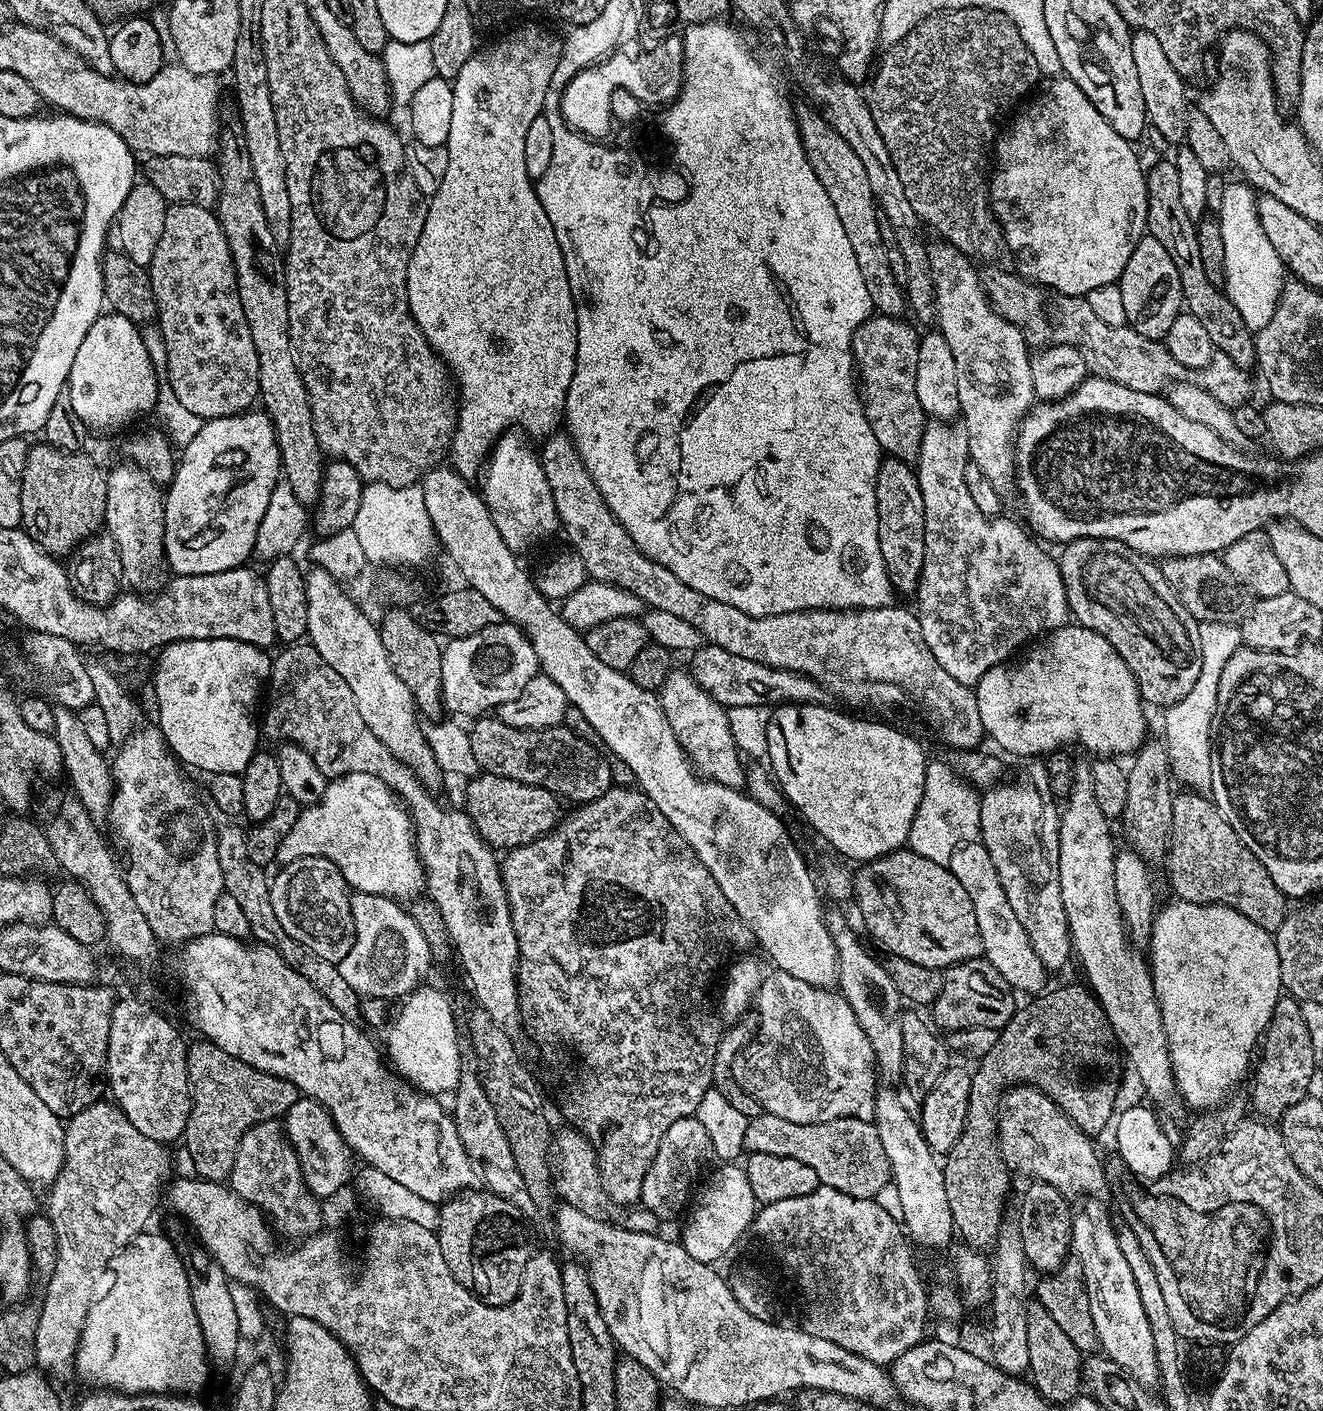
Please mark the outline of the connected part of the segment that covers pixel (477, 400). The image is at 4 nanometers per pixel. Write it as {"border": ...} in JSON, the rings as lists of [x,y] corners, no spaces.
{"border":[[[524,22],[521,28],[505,34],[501,40],[493,44],[477,47],[472,57],[458,70],[456,79],[451,81],[454,90],[454,111],[450,117],[450,134],[446,147],[449,150],[449,162],[442,184],[428,200],[426,226],[422,226],[422,238],[418,238],[418,246],[414,246],[414,254],[410,258],[410,266],[406,270],[406,294],[410,302],[410,314],[414,322],[422,330],[426,342],[448,365],[451,379],[458,389],[458,415],[456,417],[456,432],[452,436],[450,449],[450,467],[463,480],[475,481],[481,475],[486,461],[496,445],[497,440],[517,424],[521,433],[529,437],[547,438],[561,427],[565,419],[564,407],[570,390],[570,382],[576,369],[576,351],[578,350],[578,318],[574,294],[570,290],[570,278],[566,274],[566,262],[562,258],[562,246],[558,246],[558,238],[554,234],[554,226],[550,226],[550,218],[546,218],[546,210],[542,210],[542,202],[536,193],[533,176],[526,170],[526,133],[544,111],[546,94],[550,90],[550,78],[554,78],[554,70],[558,70],[562,50],[561,37],[556,37],[548,28],[539,28],[539,23]]]}

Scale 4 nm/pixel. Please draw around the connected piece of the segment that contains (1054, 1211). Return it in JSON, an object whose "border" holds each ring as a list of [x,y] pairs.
{"border":[[[1032,1182],[1029,1185],[1029,1188],[1024,1192],[1024,1197],[1020,1200],[1020,1215],[1018,1215],[1027,1267],[1032,1270],[1037,1268],[1037,1273],[1040,1274],[1057,1272],[1070,1259],[1072,1250],[1072,1214],[1074,1208],[1073,1205],[1068,1205],[1069,1197],[1065,1193],[1058,1191],[1054,1186],[1039,1182]]]}

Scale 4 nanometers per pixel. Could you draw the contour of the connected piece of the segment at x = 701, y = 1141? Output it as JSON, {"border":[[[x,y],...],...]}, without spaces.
{"border":[[[695,1115],[674,1122],[674,1126],[670,1126],[670,1130],[666,1130],[666,1134],[660,1139],[658,1150],[646,1170],[646,1178],[642,1178],[640,1204],[649,1208],[660,1222],[674,1219],[680,1211],[681,1215],[689,1207],[690,1197],[701,1179],[700,1171],[711,1152],[712,1143],[706,1134],[706,1126],[702,1126]]]}

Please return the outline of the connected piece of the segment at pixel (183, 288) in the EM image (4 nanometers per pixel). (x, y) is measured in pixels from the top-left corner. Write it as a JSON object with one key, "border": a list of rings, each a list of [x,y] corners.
{"border":[[[197,204],[165,207],[162,234],[147,269],[157,304],[158,327],[166,344],[168,382],[178,401],[204,422],[249,411],[260,394],[258,350],[254,350],[250,326],[246,326],[246,314],[242,314],[230,246],[215,211]]]}

